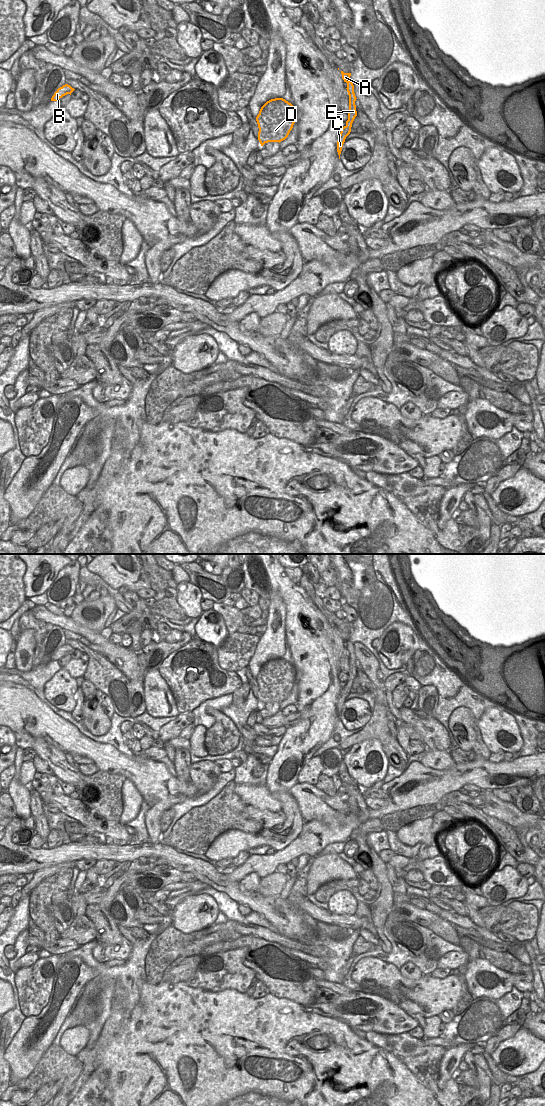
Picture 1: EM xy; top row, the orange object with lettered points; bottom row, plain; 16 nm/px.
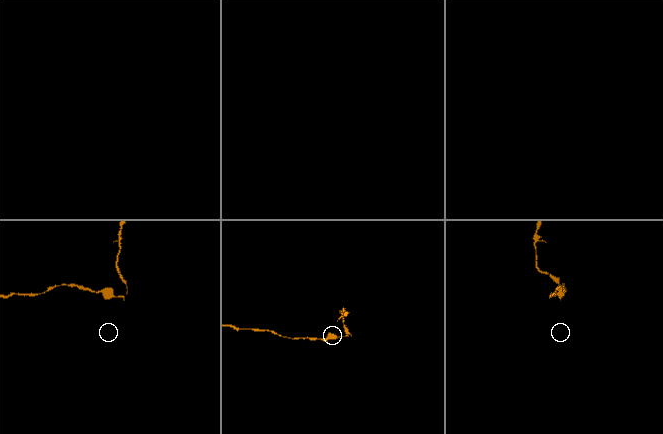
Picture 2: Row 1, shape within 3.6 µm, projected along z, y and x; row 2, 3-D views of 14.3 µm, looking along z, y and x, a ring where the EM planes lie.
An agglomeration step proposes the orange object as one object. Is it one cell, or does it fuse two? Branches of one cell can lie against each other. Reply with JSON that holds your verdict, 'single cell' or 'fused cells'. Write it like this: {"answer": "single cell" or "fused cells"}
{"answer": "fused cells"}

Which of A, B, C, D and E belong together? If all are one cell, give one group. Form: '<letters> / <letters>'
A E / B C D

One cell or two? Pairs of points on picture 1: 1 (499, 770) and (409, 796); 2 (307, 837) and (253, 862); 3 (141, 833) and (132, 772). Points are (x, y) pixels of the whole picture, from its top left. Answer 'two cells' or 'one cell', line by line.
1: one cell
2: one cell
3: two cells

